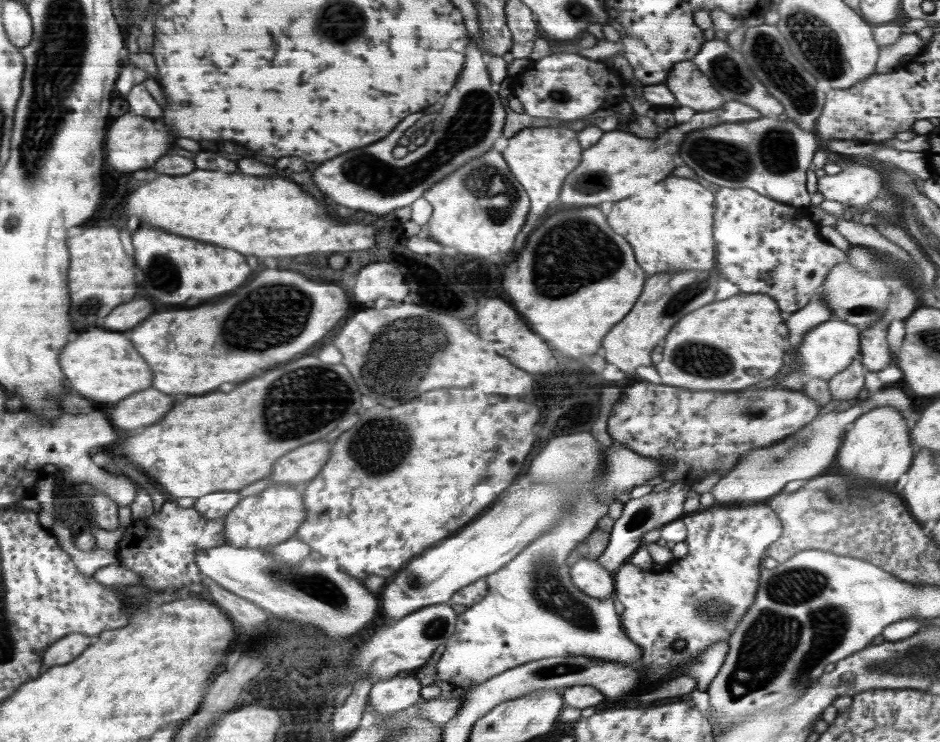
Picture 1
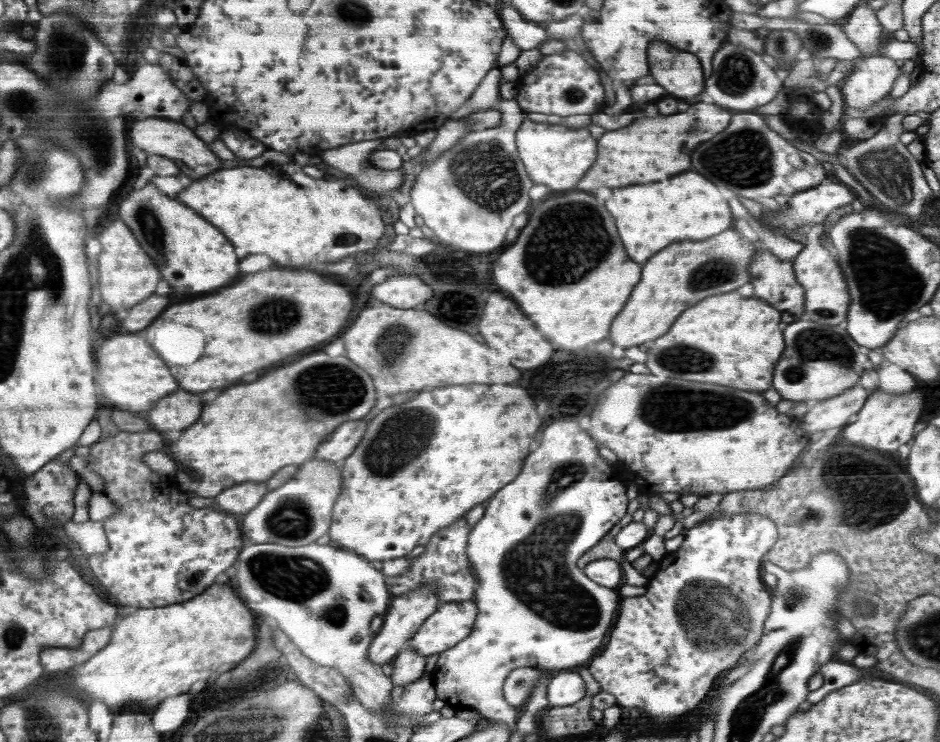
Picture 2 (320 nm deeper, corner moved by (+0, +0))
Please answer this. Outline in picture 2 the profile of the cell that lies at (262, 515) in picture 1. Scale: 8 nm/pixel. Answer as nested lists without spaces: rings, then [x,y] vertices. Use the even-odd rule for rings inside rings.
[[[314,458],[299,465],[297,473],[288,482],[268,491],[249,513],[241,516],[244,534],[256,544],[274,542],[296,548],[316,543],[330,528],[333,506],[343,489],[342,481],[339,464]]]

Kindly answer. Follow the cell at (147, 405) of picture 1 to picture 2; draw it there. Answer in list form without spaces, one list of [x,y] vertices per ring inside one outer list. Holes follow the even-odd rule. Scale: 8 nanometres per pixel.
[[[178,390],[176,394],[162,398],[160,404],[150,410],[148,422],[156,430],[184,430],[200,418],[200,412],[202,400],[194,394]]]

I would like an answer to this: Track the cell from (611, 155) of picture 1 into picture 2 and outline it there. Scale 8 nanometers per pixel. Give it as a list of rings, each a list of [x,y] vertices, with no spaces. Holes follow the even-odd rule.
[[[709,100],[690,106],[686,112],[672,116],[654,116],[654,118],[638,118],[622,130],[606,132],[598,140],[598,158],[594,166],[581,178],[577,184],[578,190],[595,192],[598,188],[622,188],[632,184],[646,184],[670,178],[678,172],[688,170],[690,166],[676,166],[678,154],[692,154],[692,150],[722,132],[731,121],[733,112],[714,105]],[[706,102],[706,104],[704,104]],[[654,166],[658,172],[654,172]]]

